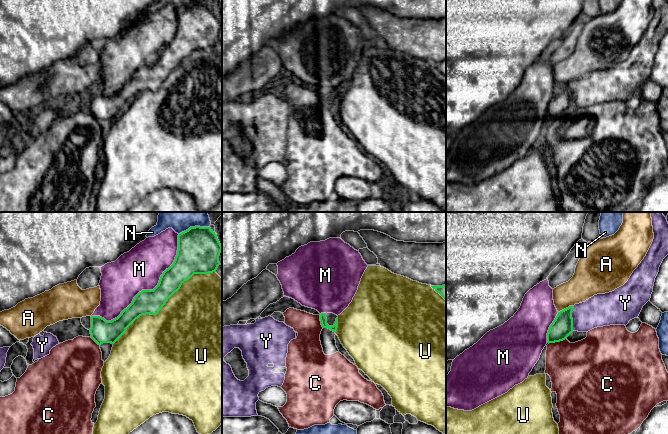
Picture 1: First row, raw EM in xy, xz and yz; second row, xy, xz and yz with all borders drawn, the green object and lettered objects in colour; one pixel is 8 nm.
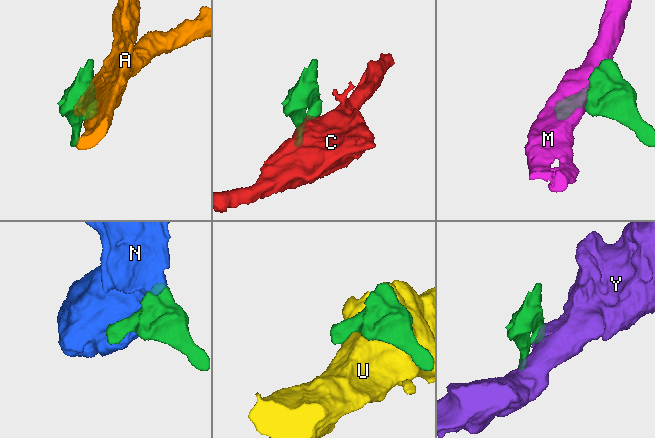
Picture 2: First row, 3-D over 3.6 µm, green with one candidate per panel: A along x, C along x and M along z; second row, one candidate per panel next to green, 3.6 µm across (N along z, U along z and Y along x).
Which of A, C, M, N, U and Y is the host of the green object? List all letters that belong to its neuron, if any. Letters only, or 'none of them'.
Y

